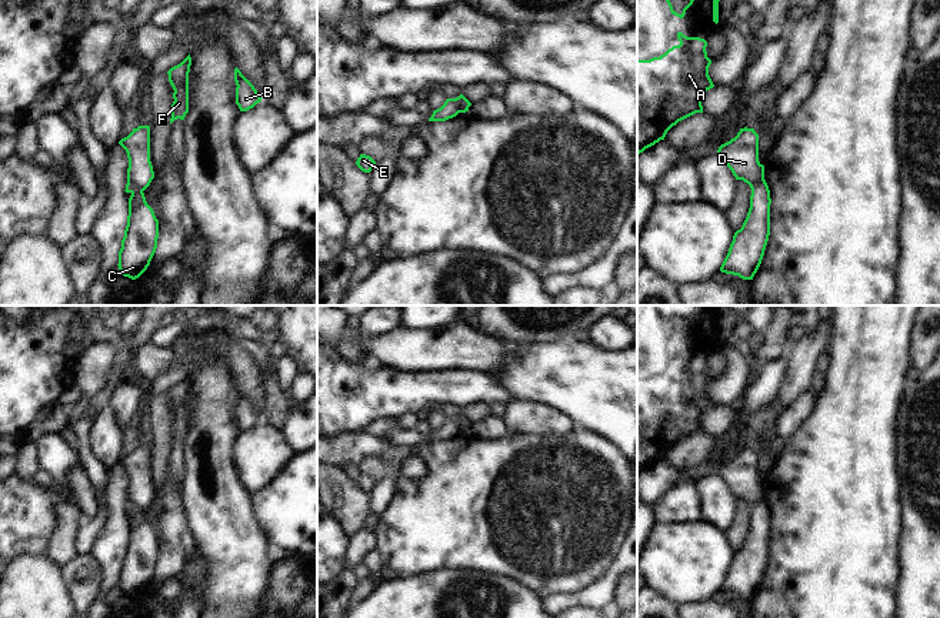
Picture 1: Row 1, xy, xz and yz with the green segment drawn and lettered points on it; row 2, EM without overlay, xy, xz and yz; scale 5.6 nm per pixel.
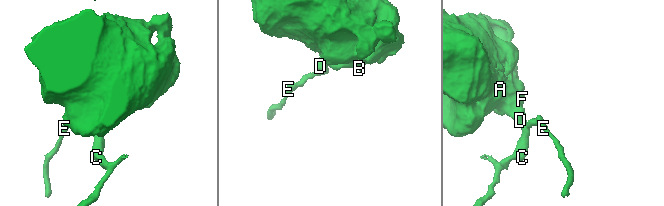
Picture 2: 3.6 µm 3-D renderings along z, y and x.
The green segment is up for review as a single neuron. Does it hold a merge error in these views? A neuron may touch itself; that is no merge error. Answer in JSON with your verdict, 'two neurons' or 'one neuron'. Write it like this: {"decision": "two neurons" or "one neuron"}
{"decision": "two neurons"}

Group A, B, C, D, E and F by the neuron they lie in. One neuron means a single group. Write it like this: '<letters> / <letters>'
A B D F / C E

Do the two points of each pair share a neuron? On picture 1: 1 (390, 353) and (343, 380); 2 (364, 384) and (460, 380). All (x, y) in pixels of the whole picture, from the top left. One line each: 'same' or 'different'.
1: different
2: same

